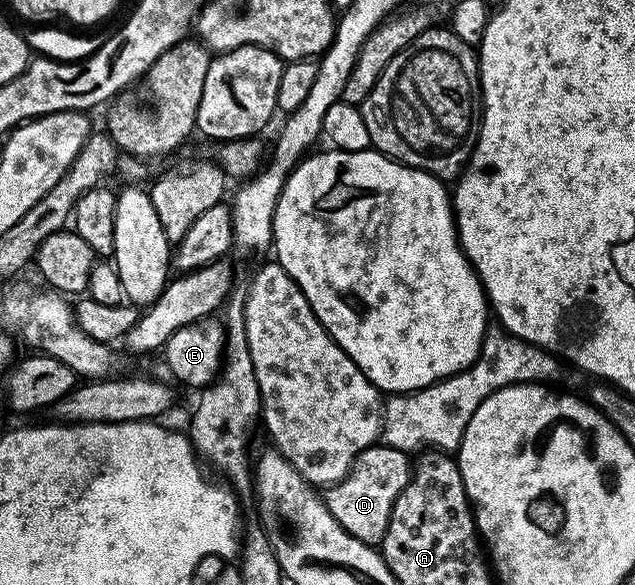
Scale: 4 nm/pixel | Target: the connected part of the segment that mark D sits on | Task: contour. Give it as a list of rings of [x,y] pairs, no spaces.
[[[386,445],[370,447],[357,456],[340,483],[332,483],[322,492],[323,500],[329,513],[333,513],[333,517],[337,517],[340,525],[353,537],[357,537],[357,541],[382,544],[393,505],[411,480],[412,470],[413,463],[408,452]]]

